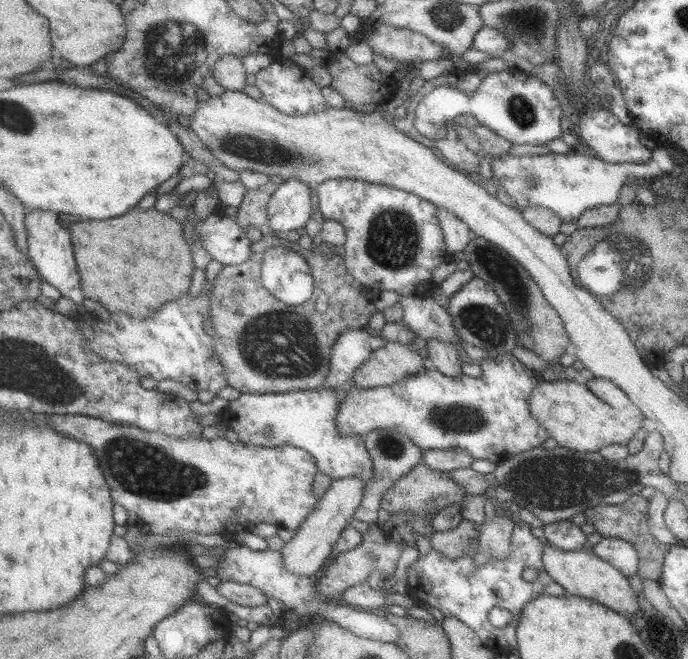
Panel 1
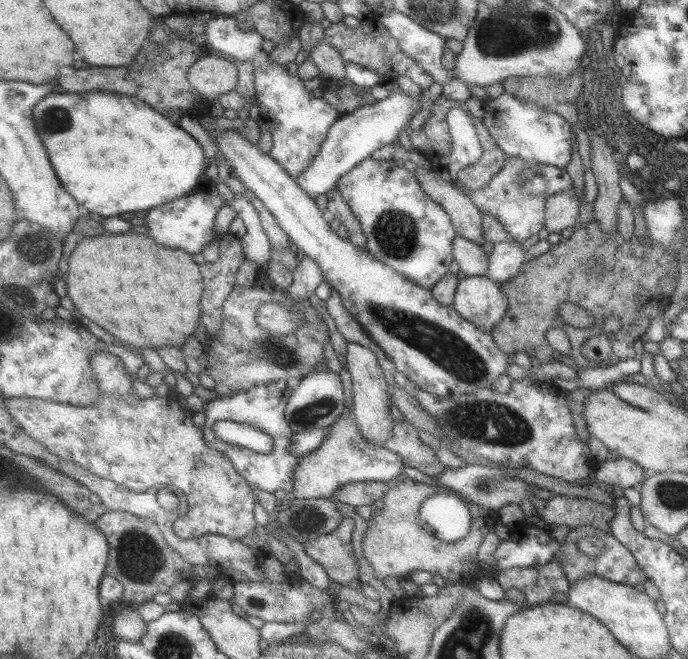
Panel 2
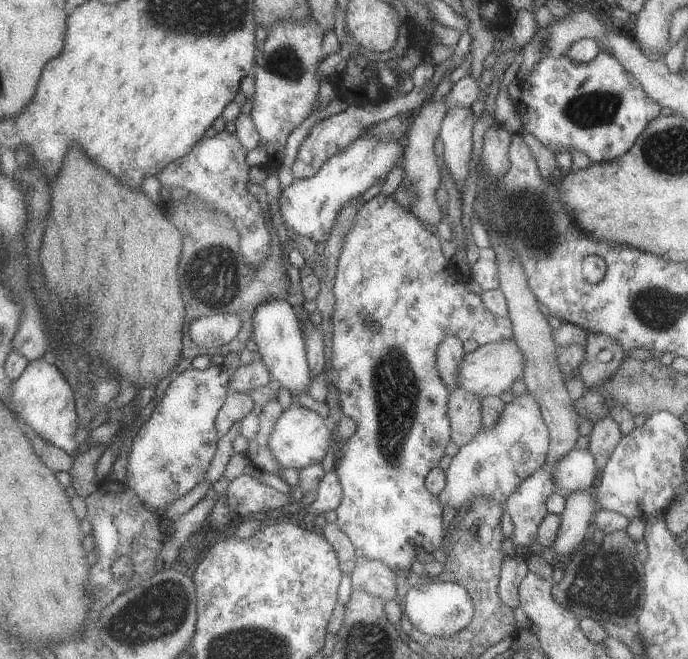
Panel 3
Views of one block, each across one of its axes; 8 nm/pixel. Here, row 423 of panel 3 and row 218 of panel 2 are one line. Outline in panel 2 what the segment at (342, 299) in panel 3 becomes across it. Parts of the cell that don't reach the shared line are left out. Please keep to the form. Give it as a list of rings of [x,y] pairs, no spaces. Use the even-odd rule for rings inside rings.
[[[363,160],[337,186],[359,218],[373,256],[393,266],[415,284],[433,290],[455,260],[455,240],[459,232],[449,212],[431,198],[419,182],[415,168],[395,160]]]

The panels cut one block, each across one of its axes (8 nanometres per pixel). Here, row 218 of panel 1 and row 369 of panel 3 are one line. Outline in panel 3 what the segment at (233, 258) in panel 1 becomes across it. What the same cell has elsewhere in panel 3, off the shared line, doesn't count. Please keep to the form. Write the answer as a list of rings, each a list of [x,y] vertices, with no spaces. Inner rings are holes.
[[[227,364],[211,366],[207,370],[191,368],[177,374],[169,384],[163,402],[151,414],[151,420],[145,422],[133,438],[125,484],[129,490],[135,490],[151,510],[165,512],[171,504],[205,484],[221,444],[215,420],[231,390],[231,376],[233,370]]]

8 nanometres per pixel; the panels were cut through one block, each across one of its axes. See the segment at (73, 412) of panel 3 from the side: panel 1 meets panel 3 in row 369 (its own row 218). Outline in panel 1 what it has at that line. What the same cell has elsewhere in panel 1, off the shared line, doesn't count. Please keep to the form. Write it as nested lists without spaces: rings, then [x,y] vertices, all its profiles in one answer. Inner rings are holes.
[[[29,210],[27,230],[29,230],[31,258],[33,258],[33,264],[37,266],[39,274],[47,282],[51,282],[55,288],[59,288],[63,292],[63,298],[69,298],[81,310],[83,300],[87,298],[87,292],[83,290],[83,276],[79,270],[79,262],[77,262],[77,254],[75,254],[75,240],[73,240],[75,236],[71,234],[71,230],[61,226],[57,212],[43,212],[43,210],[35,210],[35,212]]]

